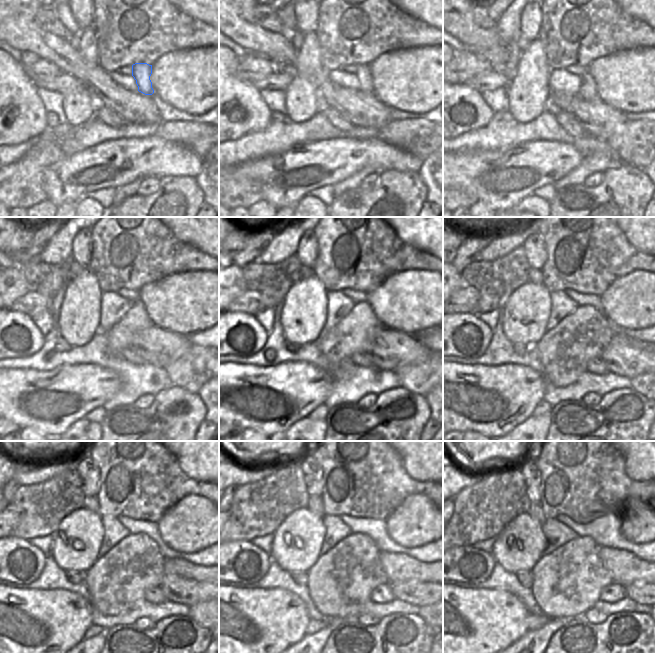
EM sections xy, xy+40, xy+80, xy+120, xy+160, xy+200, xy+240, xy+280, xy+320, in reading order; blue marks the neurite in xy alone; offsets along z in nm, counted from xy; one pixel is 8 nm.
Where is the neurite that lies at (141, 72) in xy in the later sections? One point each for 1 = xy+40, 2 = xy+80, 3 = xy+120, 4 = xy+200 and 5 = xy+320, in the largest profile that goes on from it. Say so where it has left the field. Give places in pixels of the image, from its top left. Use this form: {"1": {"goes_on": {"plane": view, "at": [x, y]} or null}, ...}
{"1": {"goes_on": {"plane": "xy+40", "at": [363, 73]}}, "2": {"goes_on": {"plane": "xy+80", "at": [588, 91]}}, "3": {"goes_on": {"plane": "xy+120", "at": [120, 336]}}, "4": {"goes_on": {"plane": "xy+200", "at": [564, 352]}}, "5": {"goes_on": {"plane": "xy+320", "at": [567, 582]}}}

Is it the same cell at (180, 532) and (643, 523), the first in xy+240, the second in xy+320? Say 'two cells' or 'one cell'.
one cell

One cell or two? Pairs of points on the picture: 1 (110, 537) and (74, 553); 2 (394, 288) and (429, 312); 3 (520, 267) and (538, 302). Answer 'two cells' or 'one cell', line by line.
1: two cells
2: one cell
3: two cells

